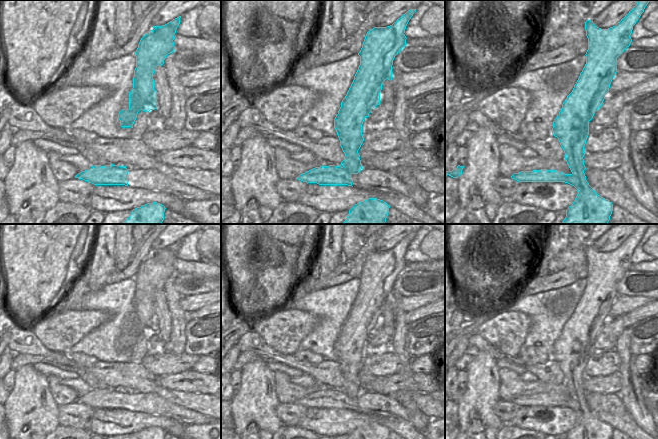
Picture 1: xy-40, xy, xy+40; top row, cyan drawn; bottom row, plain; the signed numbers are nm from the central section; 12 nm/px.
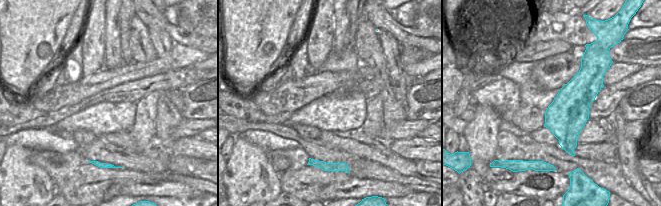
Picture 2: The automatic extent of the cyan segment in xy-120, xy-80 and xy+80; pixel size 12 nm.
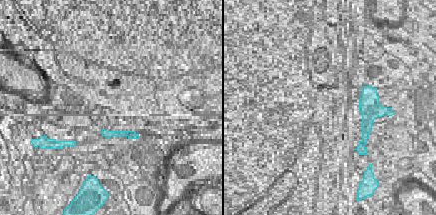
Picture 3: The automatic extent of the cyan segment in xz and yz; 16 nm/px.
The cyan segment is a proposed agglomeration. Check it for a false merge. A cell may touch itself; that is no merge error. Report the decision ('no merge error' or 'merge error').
merge error

